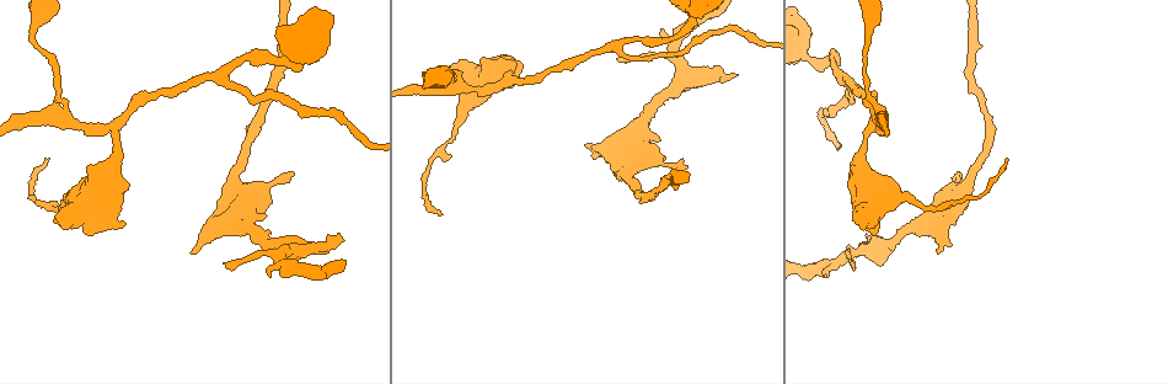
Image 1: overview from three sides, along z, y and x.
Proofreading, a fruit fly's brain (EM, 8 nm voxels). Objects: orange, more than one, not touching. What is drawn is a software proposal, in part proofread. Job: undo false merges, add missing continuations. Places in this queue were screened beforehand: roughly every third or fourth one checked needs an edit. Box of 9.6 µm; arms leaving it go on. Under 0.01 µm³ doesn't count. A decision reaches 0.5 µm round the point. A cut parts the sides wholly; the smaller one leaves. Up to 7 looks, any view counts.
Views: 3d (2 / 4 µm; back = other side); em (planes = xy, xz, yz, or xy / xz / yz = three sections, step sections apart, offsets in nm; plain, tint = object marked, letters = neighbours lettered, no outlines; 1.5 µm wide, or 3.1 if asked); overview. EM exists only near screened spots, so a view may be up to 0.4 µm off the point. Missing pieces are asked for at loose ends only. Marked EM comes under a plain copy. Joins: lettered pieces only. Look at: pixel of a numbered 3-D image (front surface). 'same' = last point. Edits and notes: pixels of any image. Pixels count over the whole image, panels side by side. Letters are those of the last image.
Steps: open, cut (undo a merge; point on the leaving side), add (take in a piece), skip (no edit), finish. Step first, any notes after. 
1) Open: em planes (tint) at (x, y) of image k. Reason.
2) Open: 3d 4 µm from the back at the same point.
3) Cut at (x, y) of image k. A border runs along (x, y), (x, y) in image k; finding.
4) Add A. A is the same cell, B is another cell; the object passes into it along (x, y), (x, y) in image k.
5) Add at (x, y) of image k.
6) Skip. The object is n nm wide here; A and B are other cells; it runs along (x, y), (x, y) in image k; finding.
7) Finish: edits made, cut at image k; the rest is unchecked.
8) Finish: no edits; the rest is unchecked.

Open: em xy step 4 (tint) at (155, 93) of image 1. A narrow waist.

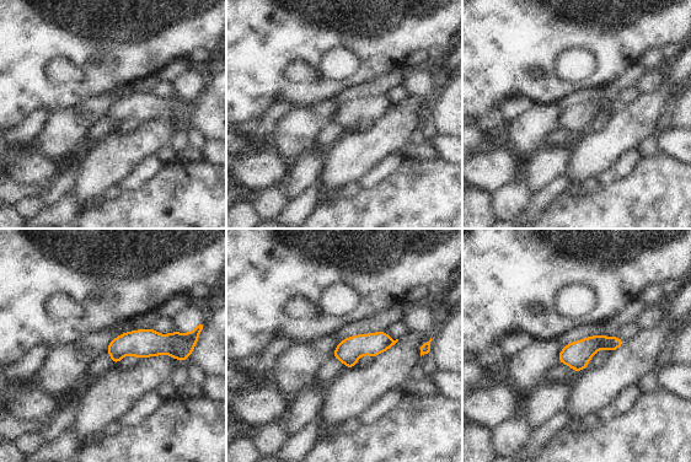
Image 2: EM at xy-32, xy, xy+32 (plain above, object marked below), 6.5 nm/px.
Open: em planes (tint) at the same point. Cut it another way.

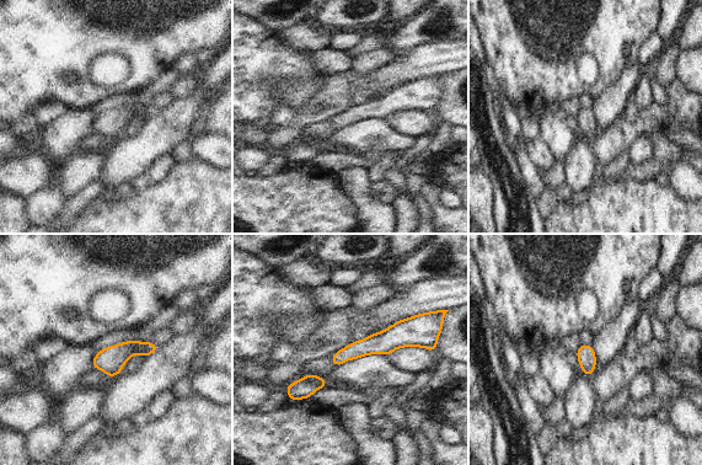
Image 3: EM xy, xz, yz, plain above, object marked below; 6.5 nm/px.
Open: em planes (letters) at the same point.

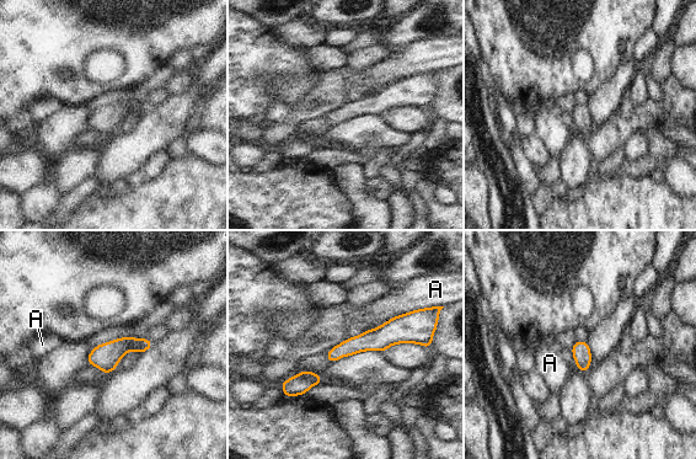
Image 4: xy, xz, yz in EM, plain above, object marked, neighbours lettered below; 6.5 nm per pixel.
Skip. The longest contact is with A, 380 nm; A is another cell; a border runs along (421, 308), (392, 316), (369, 330) in image 4; all the same cell.

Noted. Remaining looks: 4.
Open: em planes (letters) at (840, 72) of image 1. Arms part here.

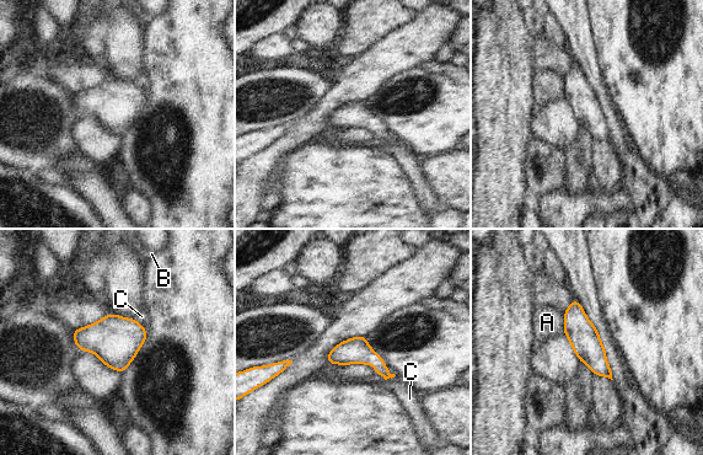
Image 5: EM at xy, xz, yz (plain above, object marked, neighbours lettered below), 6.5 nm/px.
Skip. A, B and C are other cells; a border runs along (137, 319), (146, 332) in image 5; continuous, no second cell.

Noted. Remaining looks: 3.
Open: em planes (tint) at (865, 65) of image 1. Narrows sharply.

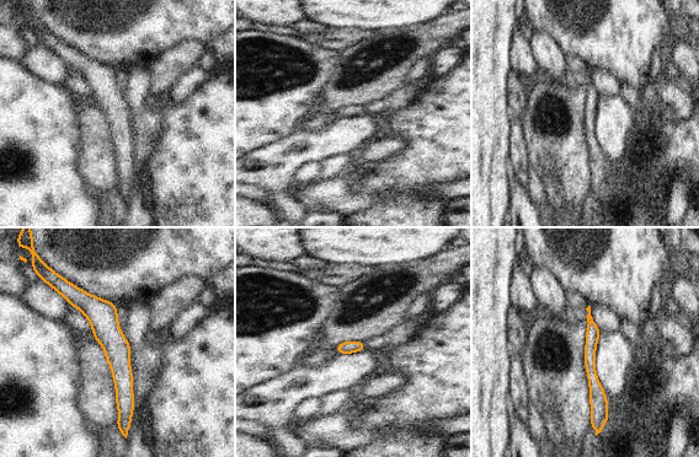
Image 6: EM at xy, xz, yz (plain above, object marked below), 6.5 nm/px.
Open: em planes (letters) at the same point.

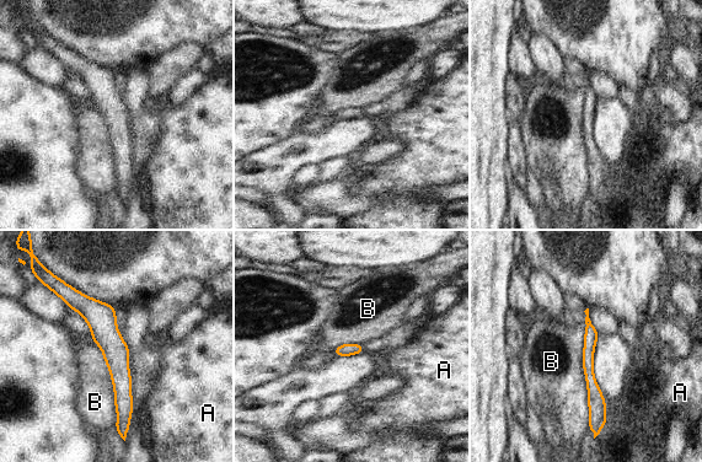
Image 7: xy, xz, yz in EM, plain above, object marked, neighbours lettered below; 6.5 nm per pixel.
Skip. The object is 80 nm wide here; A and B are other cells; a border runs along (584, 321), (583, 372), (589, 428) in image 7; all the same cell.

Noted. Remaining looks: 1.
Finish: no edits; the rest is unchecked.

